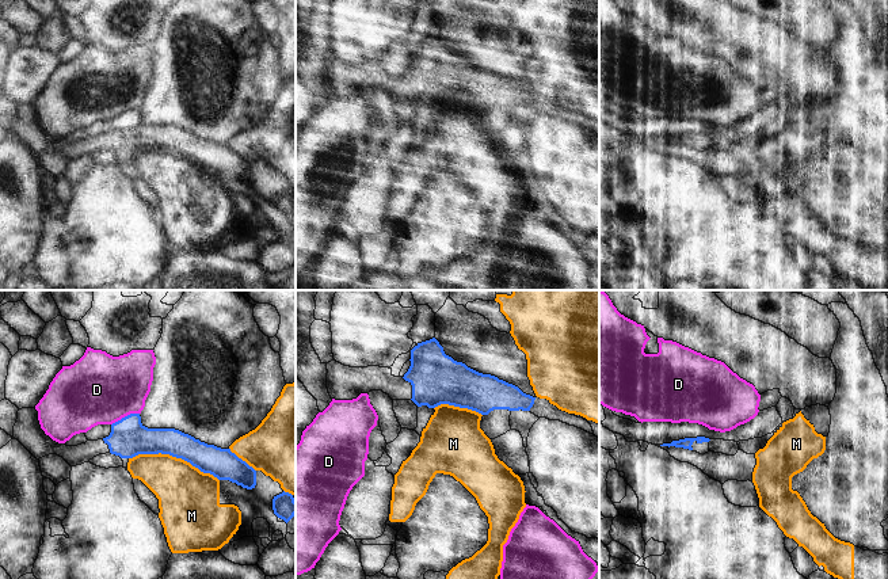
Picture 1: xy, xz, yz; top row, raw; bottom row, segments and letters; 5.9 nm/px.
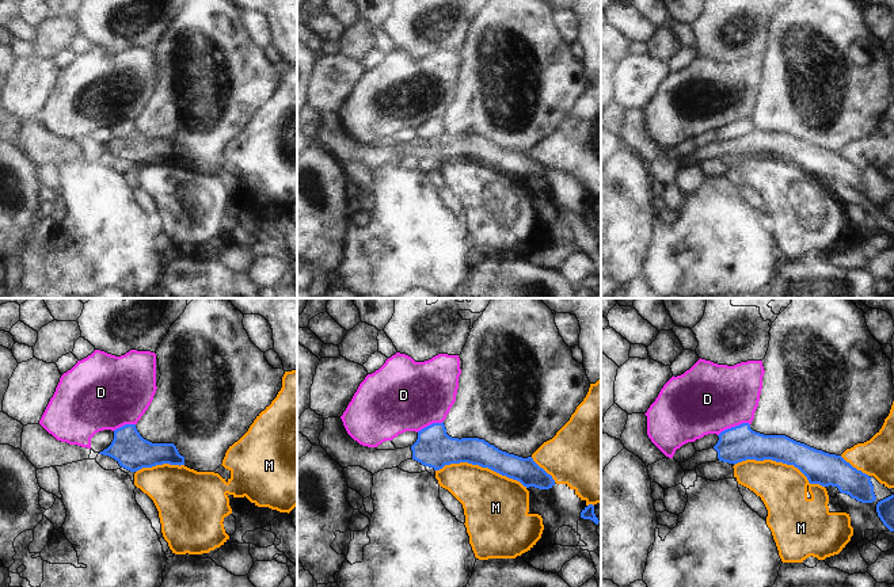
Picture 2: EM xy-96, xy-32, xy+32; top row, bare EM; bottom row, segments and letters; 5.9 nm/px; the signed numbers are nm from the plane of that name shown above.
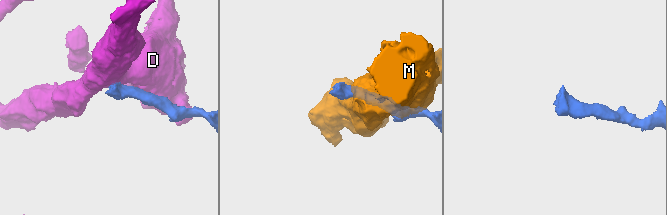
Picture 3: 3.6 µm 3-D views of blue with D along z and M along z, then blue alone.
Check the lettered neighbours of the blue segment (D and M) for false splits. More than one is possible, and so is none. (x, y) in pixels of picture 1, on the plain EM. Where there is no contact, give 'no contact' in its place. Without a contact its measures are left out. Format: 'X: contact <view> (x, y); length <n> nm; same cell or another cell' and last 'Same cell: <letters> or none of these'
D: contact xy (125, 113); length 180 nm; another cell
M: contact xy (174, 152); length 550 nm; another cell
Same cell: none of these

